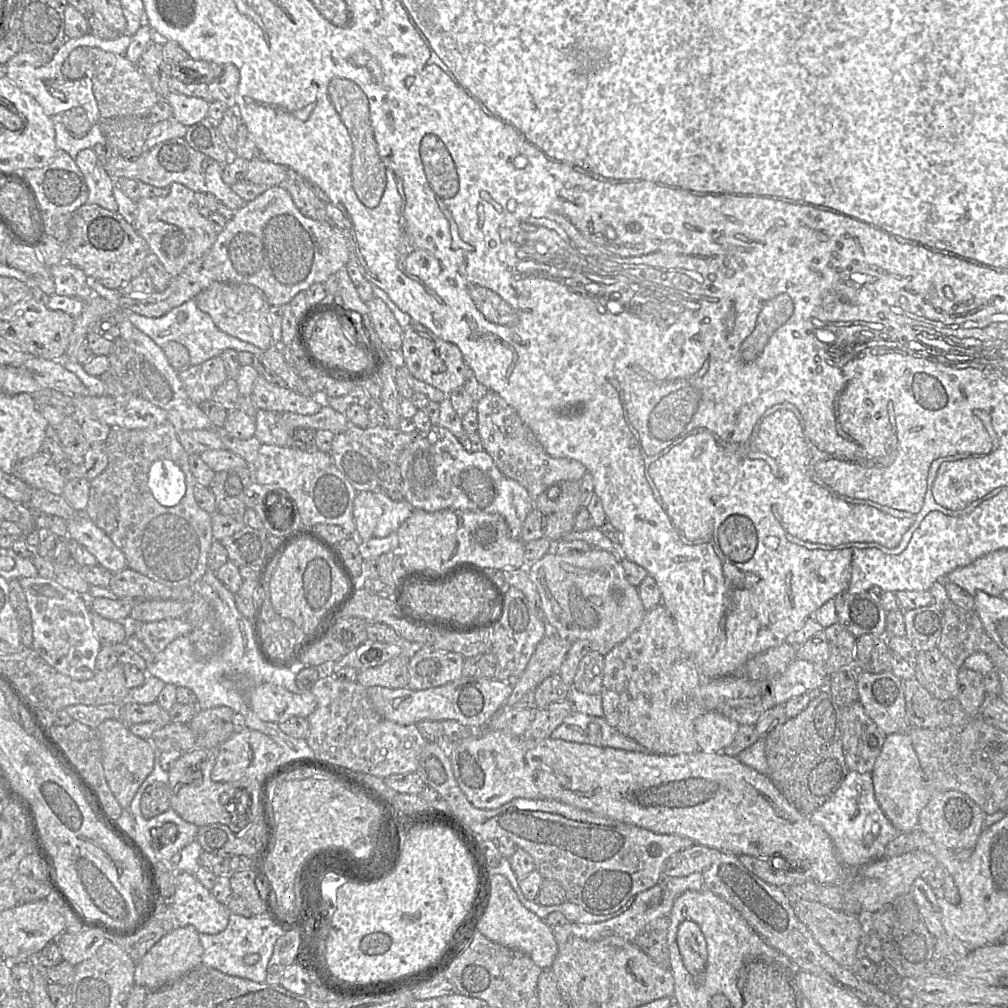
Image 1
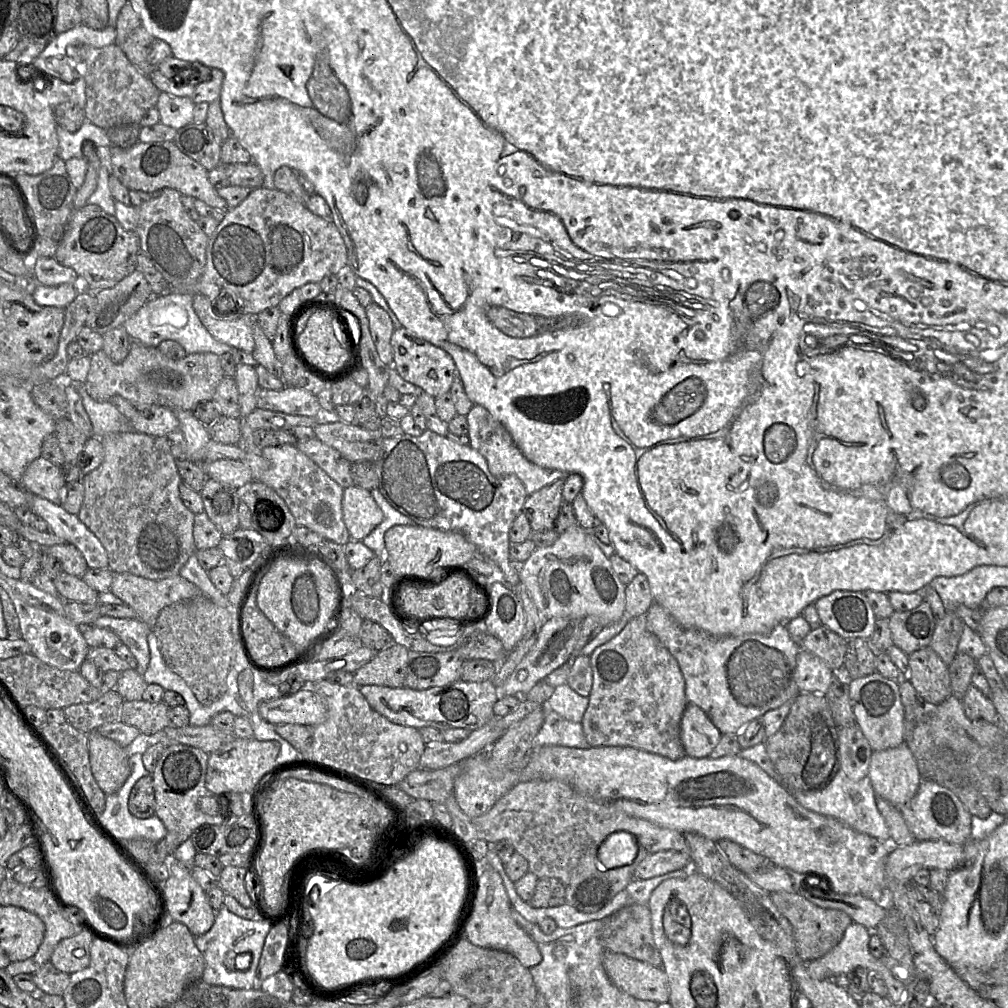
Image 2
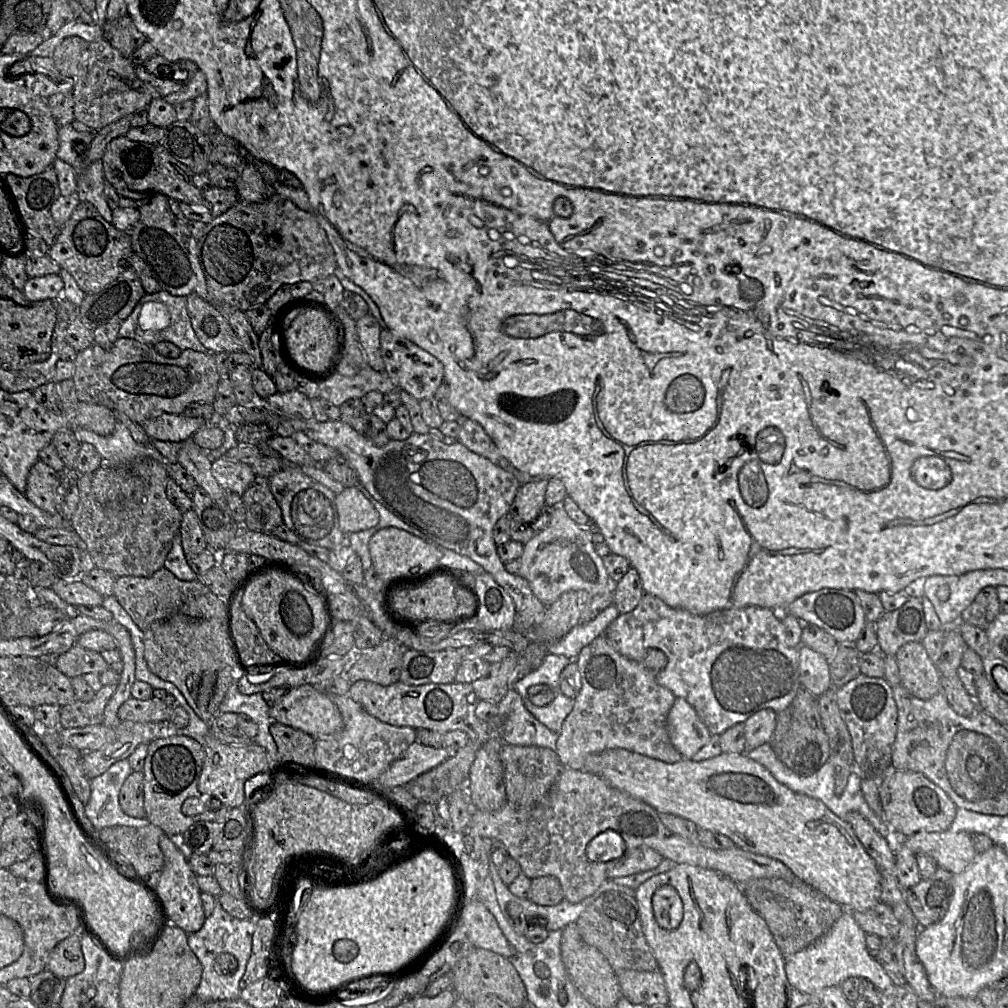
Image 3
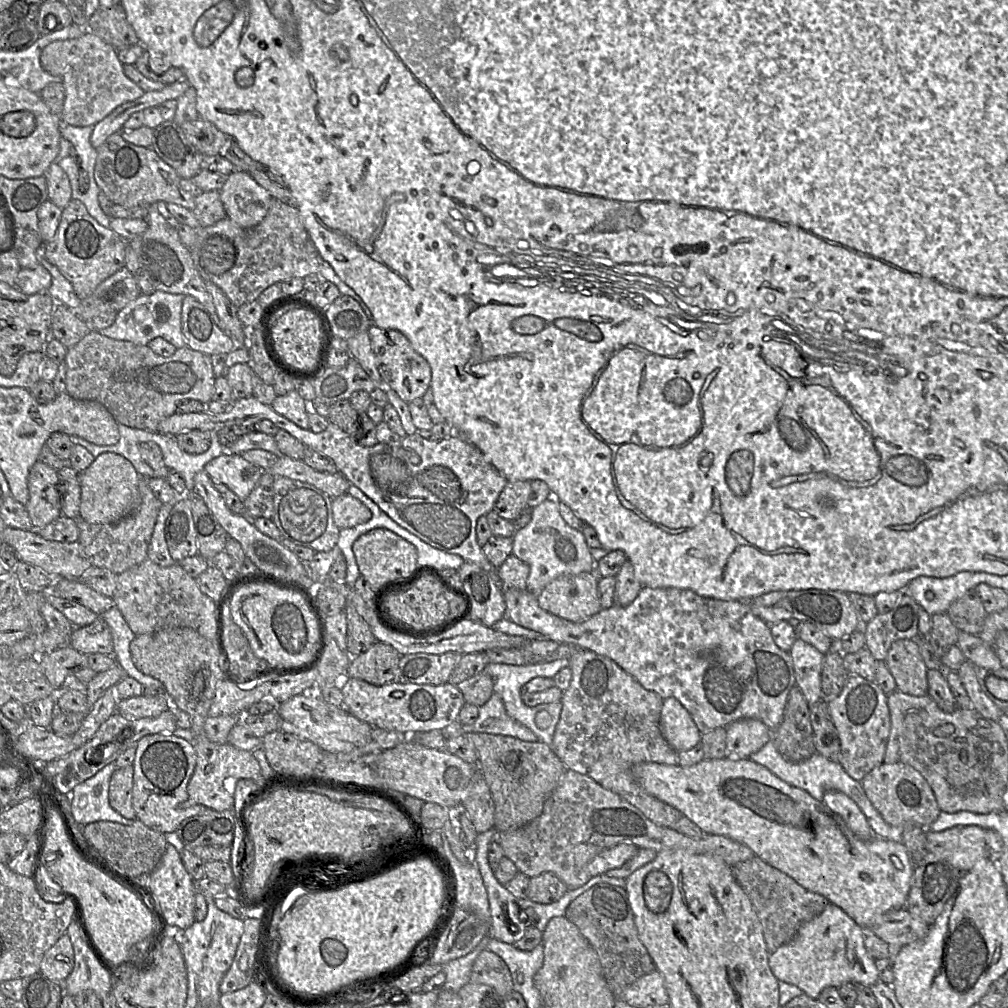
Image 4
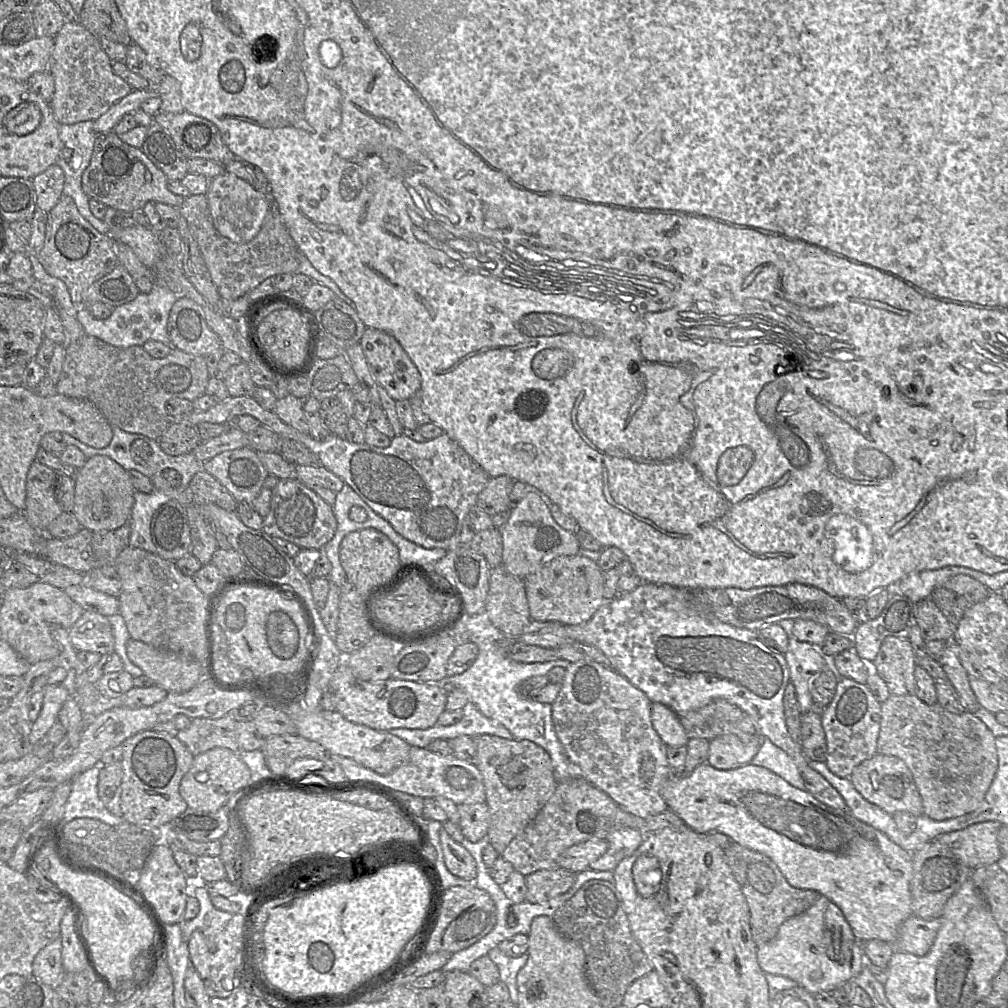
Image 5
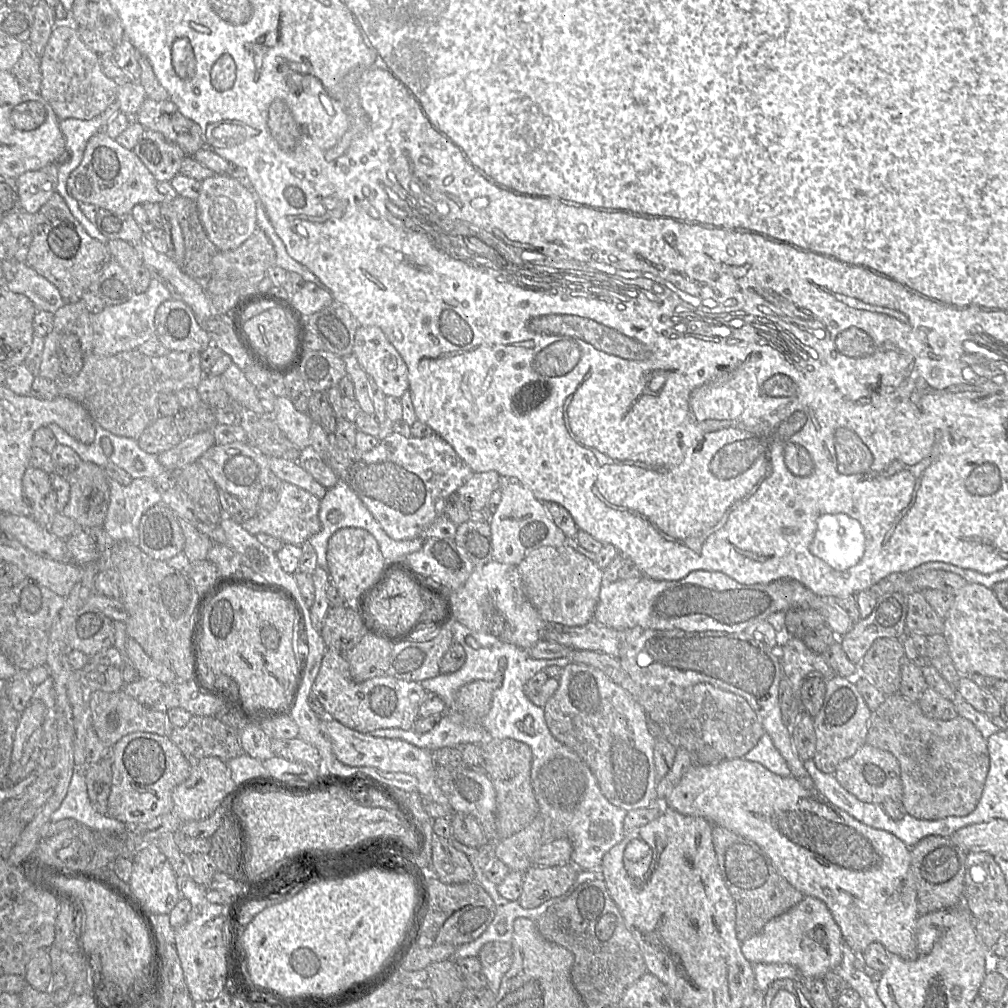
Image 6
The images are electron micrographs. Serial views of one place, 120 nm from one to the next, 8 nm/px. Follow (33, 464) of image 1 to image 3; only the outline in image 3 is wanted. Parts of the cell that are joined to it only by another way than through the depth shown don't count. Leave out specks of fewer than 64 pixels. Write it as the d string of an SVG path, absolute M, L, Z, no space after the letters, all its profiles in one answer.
M38 460L30 469L25 495L40 509L57 513L59 512L60 487L58 472Z

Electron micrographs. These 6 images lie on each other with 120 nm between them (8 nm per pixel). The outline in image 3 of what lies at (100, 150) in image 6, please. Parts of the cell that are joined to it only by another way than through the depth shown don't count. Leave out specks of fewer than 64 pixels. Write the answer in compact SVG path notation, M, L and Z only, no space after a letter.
M120 136L108 143L101 160L105 180L111 183L120 197L139 200L163 194L182 203L209 210L211 208L203 192L192 183L195 174L178 162L161 144L136 142Z

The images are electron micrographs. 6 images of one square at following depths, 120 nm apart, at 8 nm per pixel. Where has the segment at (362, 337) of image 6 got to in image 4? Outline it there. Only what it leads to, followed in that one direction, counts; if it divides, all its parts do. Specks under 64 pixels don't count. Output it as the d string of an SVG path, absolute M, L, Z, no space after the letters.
M371 325L368 333L377 369L385 388L391 388L407 403L422 398L431 385L432 375L429 363L413 349L409 340L397 330L381 329Z

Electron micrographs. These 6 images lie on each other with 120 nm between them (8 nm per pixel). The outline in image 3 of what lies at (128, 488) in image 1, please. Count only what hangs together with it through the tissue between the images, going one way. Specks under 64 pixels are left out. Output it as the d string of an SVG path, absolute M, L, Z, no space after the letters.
M145 457L134 460L126 467L134 476L133 493L107 504L95 500L91 489L92 474L82 475L77 484L80 500L70 526L84 542L97 568L115 577L149 577L164 567L183 512L166 495L169 479L166 462Z

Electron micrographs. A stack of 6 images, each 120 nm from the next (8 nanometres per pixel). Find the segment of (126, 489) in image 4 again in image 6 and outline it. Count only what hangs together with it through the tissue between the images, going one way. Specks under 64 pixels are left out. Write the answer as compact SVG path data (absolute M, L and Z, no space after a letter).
M81 462L70 484L70 499L60 513L74 519L81 529L102 527L110 501L109 478L104 468L94 463Z

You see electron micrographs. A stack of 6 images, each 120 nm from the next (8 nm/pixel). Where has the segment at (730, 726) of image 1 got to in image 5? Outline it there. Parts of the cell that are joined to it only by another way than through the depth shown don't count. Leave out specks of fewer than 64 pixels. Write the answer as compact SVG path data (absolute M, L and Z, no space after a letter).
M653 703L651 707L652 726L667 747L686 747L689 738L680 723L679 716L671 708Z

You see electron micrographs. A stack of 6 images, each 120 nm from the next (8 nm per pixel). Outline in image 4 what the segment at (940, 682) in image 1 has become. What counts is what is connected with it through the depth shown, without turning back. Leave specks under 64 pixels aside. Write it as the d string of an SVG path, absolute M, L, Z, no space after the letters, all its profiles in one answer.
M918 640L894 641L884 662L892 674L896 690L915 697L927 695L927 670L919 651Z

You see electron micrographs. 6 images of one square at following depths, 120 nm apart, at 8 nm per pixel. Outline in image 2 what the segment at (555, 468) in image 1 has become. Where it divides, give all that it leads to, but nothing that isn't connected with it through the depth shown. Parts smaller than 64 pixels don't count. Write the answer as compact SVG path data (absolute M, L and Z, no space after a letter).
M474 404L467 414L467 420L470 447L484 457L489 471L497 477L516 476L523 483L528 496L556 480L565 480L568 474L571 474L562 470L539 466L527 459L514 442L506 426L484 406Z

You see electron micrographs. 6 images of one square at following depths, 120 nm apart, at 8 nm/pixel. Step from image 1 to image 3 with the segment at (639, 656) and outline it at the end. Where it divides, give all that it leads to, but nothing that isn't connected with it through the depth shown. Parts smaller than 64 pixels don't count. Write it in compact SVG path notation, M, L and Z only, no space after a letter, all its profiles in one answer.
M602 634L572 661L578 665L582 686L555 746L564 768L583 771L588 755L617 748L669 764L683 758L670 742L667 730L667 716L676 697L656 681L657 674L667 665L667 657L661 650L652 648L643 660L631 660L616 651Z

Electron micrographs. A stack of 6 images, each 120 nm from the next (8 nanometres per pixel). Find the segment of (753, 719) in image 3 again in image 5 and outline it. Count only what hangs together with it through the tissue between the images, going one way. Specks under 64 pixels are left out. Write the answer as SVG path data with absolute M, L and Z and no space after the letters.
M730 734L712 739L706 763L719 770L731 770L751 764L760 749L761 738L754 738L749 743Z

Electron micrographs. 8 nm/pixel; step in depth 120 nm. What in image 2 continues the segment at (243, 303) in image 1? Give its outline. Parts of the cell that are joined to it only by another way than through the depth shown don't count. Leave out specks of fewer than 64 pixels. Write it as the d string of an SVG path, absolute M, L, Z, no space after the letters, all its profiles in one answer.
M202 294L193 295L193 309L216 340L237 350L253 352L255 347L253 328L256 315L240 315L237 319L231 320L217 318L211 300Z

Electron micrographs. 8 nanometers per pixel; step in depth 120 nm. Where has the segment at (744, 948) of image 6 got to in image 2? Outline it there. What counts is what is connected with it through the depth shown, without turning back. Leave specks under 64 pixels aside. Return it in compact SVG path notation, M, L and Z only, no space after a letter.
M853 921L846 928L841 941L834 948L820 958L805 962L804 972L806 972L810 978L815 980L832 980L832 978L839 974L847 974L857 967L864 967L869 972L875 973L885 982L888 989L887 997L892 1003L898 1005L905 996L906 986L891 975L880 959L877 959L870 954L868 943L872 931L873 930L869 930L865 926Z

